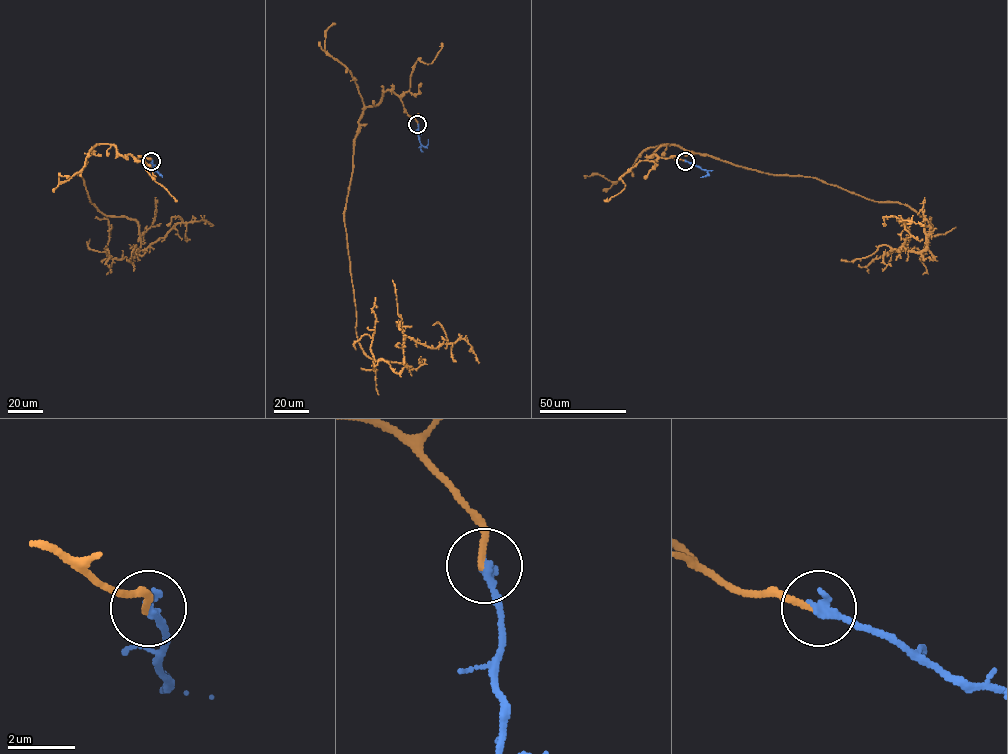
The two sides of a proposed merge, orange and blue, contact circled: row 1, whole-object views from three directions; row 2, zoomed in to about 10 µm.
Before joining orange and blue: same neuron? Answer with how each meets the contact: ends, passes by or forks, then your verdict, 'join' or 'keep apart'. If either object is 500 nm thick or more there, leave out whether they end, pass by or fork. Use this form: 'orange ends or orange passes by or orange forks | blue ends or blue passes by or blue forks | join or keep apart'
orange ends | blue ends | keep apart

